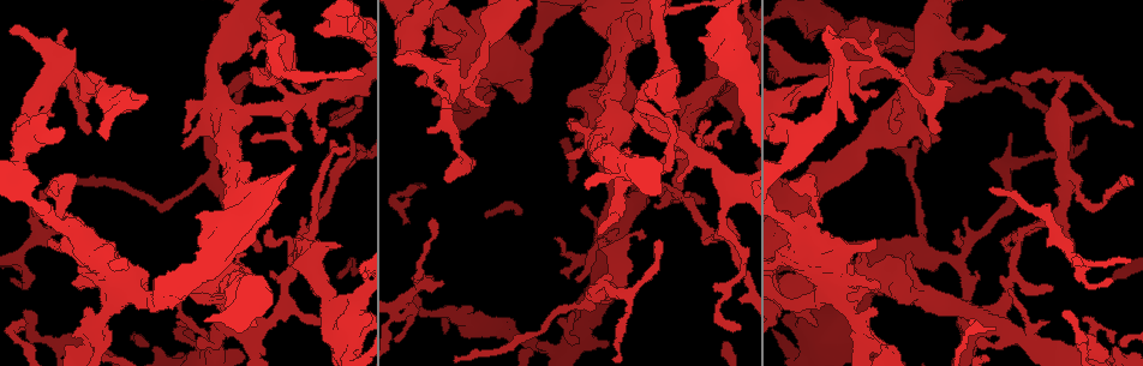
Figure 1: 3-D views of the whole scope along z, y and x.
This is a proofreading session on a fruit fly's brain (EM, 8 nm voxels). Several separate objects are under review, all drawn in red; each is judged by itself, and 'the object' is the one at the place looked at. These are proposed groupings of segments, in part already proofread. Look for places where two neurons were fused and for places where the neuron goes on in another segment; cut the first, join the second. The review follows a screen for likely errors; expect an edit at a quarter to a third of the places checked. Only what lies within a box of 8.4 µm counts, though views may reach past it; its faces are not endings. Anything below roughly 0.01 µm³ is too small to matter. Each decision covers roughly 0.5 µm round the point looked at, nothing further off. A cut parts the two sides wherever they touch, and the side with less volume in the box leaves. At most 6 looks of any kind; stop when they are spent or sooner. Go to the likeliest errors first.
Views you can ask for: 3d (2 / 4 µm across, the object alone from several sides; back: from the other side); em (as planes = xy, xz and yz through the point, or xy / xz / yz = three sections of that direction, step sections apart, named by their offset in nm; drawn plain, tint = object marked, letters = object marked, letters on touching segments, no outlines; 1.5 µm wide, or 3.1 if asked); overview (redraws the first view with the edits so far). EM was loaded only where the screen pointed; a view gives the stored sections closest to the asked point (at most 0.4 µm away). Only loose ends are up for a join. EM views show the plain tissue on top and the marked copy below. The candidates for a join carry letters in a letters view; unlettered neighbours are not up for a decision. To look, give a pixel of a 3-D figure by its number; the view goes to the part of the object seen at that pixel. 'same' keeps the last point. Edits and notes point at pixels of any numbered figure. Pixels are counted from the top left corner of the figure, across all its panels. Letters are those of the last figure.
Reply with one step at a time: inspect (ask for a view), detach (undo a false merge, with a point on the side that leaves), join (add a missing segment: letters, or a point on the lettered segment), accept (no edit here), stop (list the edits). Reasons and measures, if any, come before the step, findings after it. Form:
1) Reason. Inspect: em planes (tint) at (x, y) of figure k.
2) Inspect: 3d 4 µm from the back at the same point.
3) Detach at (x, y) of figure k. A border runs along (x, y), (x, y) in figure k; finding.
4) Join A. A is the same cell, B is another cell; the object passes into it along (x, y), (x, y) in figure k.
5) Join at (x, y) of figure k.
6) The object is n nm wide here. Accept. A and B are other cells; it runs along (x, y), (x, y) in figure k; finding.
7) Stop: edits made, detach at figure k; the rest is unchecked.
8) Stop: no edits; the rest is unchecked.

Free end. Inspect: 3d 2 µm from the back at (1011, 290) of figure 1.

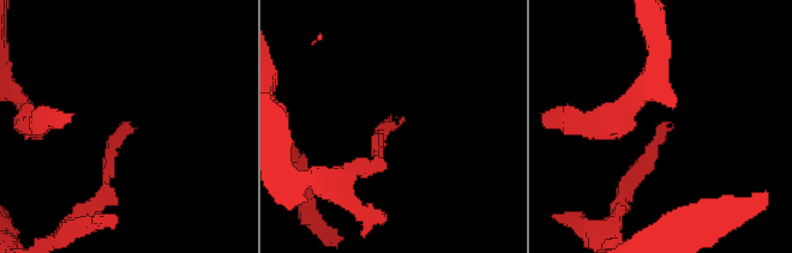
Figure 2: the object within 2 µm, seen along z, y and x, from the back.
Inspect: em xz step 8 (letters) at (405, 120) of figure 2.

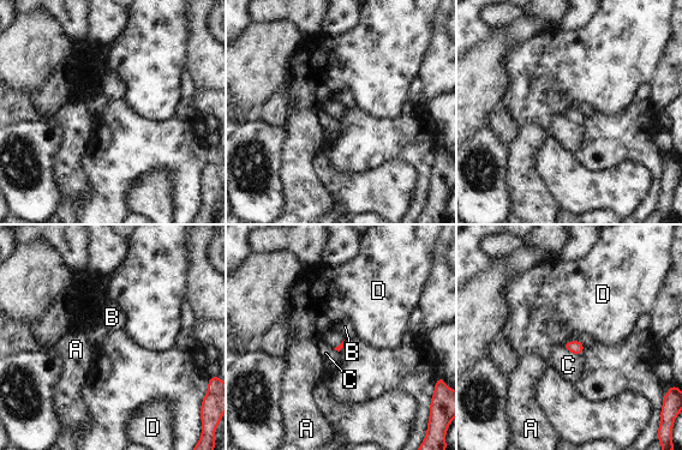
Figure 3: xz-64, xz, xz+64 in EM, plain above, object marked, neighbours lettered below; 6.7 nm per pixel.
Accept. A, B, C and D are other cells; a border runs along (567, 340), (561, 344) in figure 3; none of them fits.

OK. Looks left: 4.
An open end. Inspect: em planes (letters) at (287, 110) of figure 1.

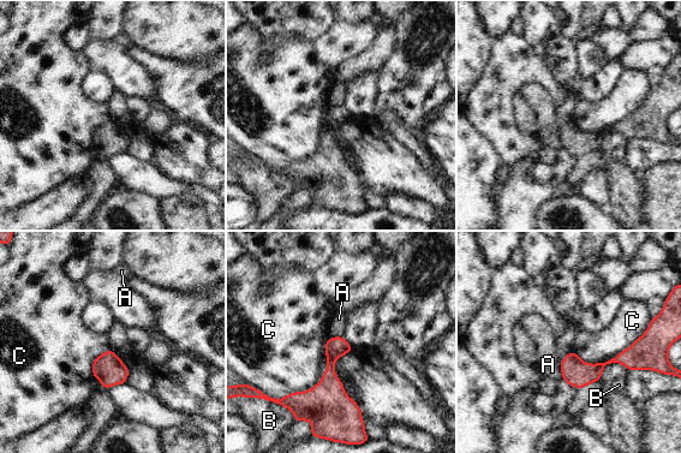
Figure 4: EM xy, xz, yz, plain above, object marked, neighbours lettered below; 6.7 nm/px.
The object is 140 nm wide here; the longest contact is with C, 550 nm. Accept. A, B and C are other cells; none of them fits.

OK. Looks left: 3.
Branch stops here. Inspect: 3d 2 µm at (457, 38) of figure 1.

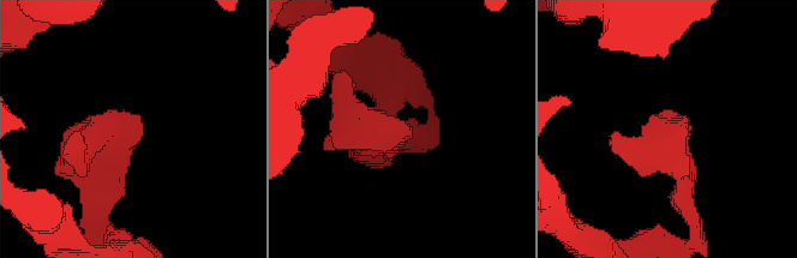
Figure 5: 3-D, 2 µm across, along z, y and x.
Need the tissue. Inspect: em planes (tint) at (132, 114) of figure 5.

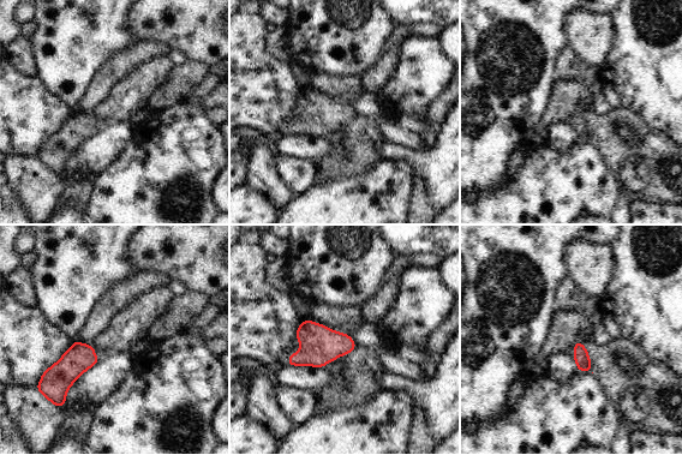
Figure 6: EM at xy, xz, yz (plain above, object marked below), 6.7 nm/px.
See the neighbours. Inspect: em planes (letters) at the same point.

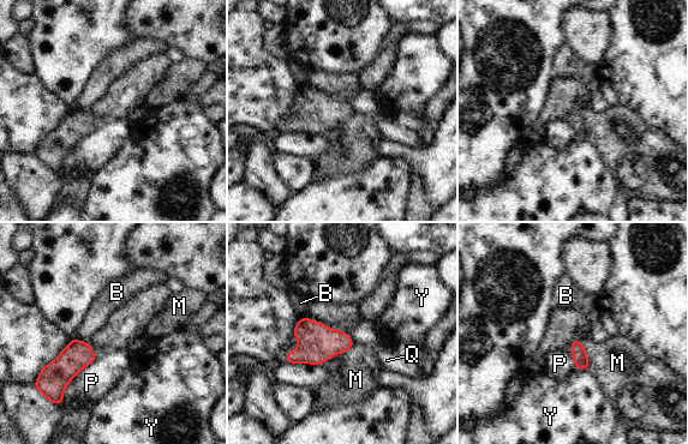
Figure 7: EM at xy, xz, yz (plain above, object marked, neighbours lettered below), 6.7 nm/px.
Accept. B, M, P, Q and Y are other cells; a border runs along (578, 340), (584, 346), (591, 370) in figure 7; none of them fits.

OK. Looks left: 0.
Stop: no edits; the rest is unchecked.

